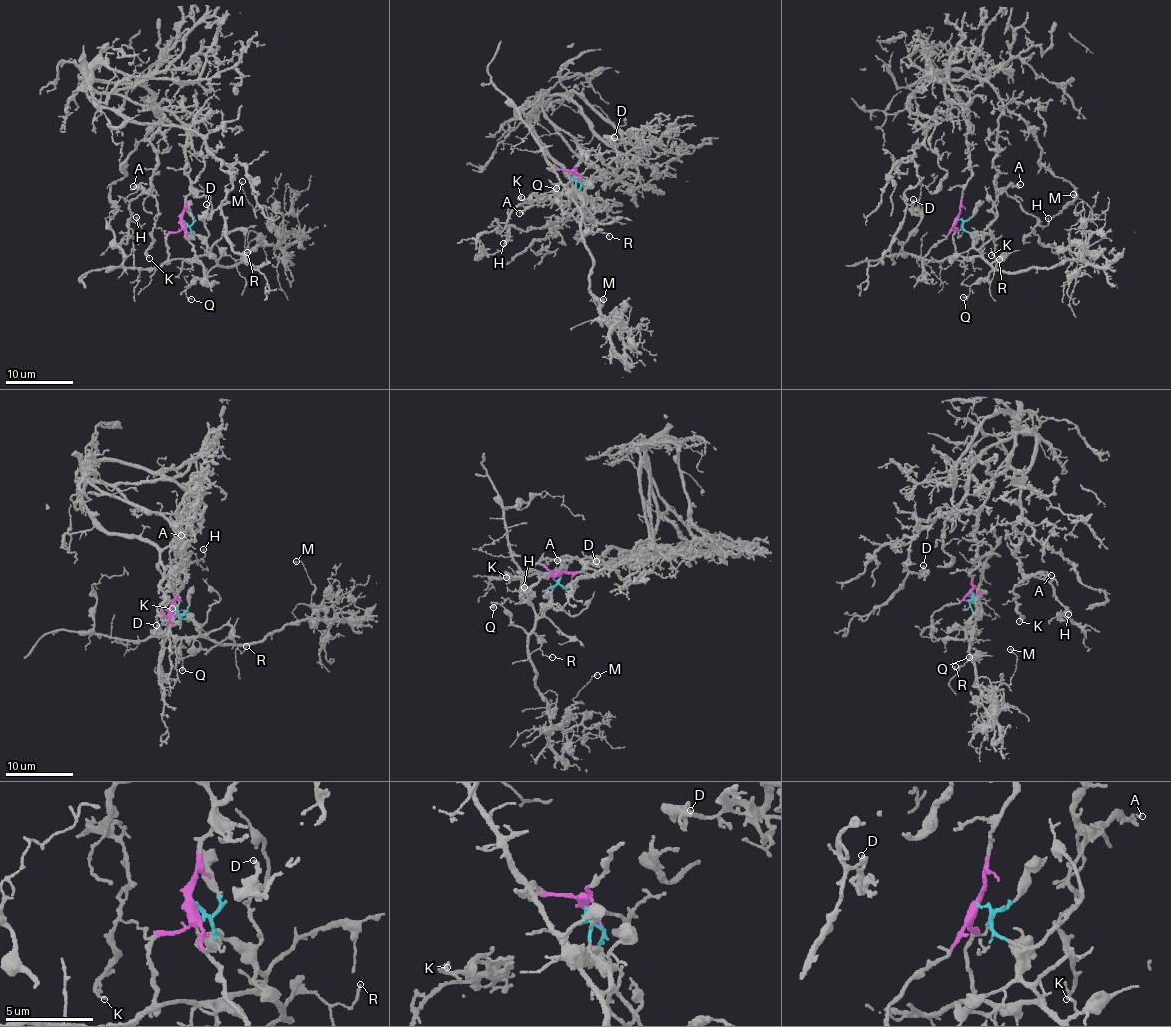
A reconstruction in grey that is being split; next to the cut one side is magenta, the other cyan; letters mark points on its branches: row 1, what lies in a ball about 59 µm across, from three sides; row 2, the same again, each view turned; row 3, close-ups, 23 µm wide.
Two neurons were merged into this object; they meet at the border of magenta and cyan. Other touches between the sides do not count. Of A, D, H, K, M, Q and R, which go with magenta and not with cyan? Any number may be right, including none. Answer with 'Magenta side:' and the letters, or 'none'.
Magenta side: A, D, H, K

